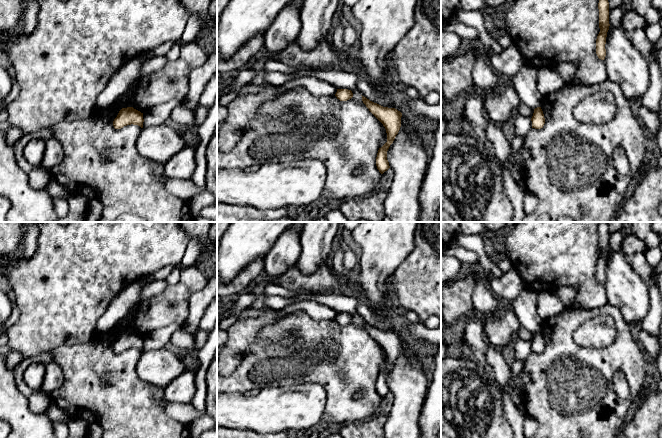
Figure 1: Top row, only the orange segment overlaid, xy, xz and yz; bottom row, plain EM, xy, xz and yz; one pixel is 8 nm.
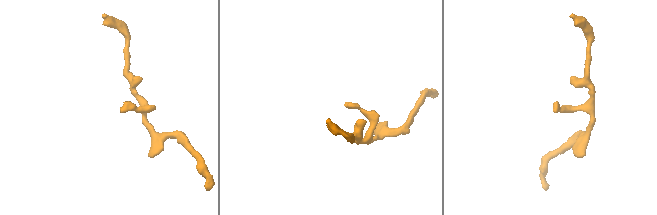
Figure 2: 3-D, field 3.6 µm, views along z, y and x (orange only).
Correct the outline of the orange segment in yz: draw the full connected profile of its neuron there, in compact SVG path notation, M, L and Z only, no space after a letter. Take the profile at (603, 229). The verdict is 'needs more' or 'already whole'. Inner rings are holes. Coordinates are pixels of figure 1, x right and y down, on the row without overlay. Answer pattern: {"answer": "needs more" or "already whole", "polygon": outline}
{"answer": "already whole", "polygon": "M600 222L599 233L599 252L600 256L596 263L596 278L599 283L604 284L606 280L606 261L609 254L609 226L608 222Z"}

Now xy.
{"answer": "already whole", "polygon": "M133 331L122 332L113 345L115 353L121 353L127 349L138 349L143 352L143 337Z"}

